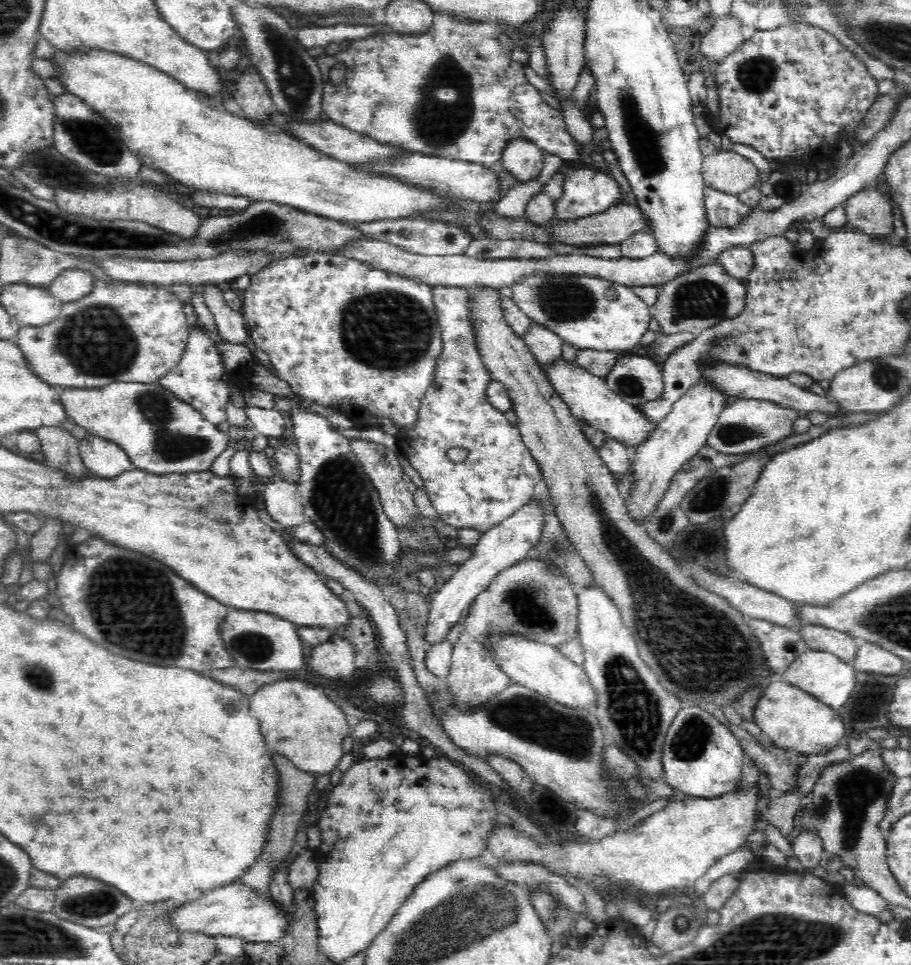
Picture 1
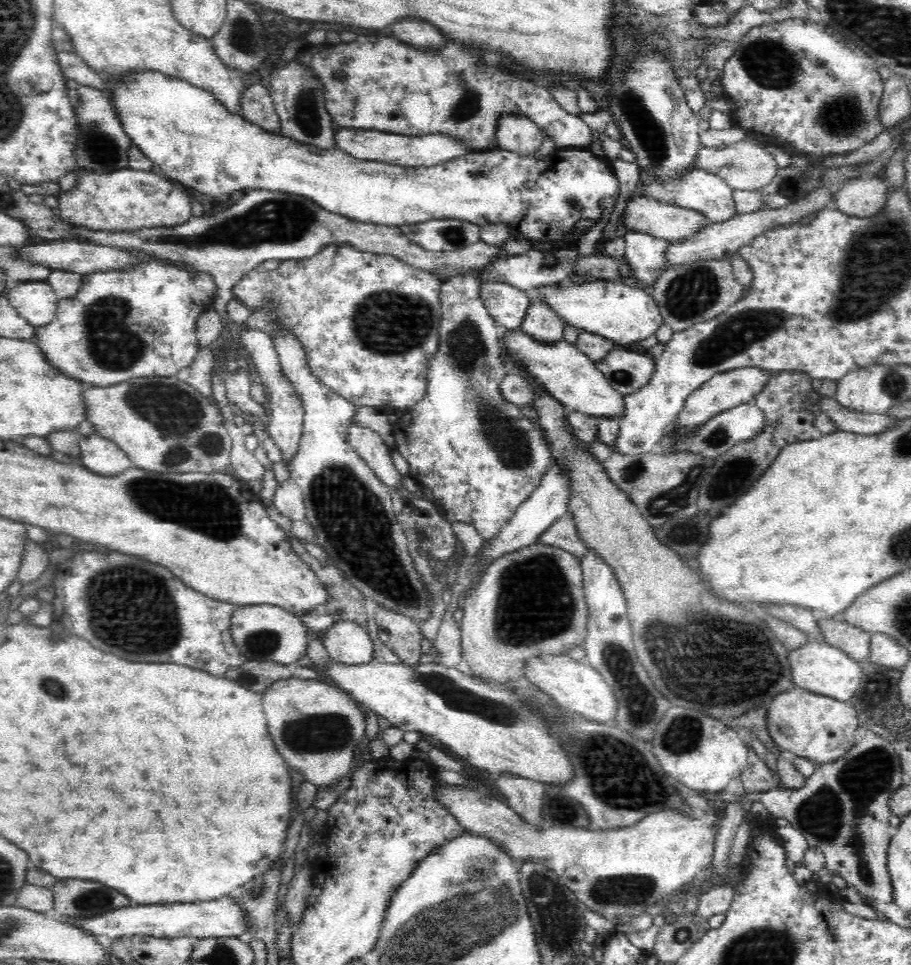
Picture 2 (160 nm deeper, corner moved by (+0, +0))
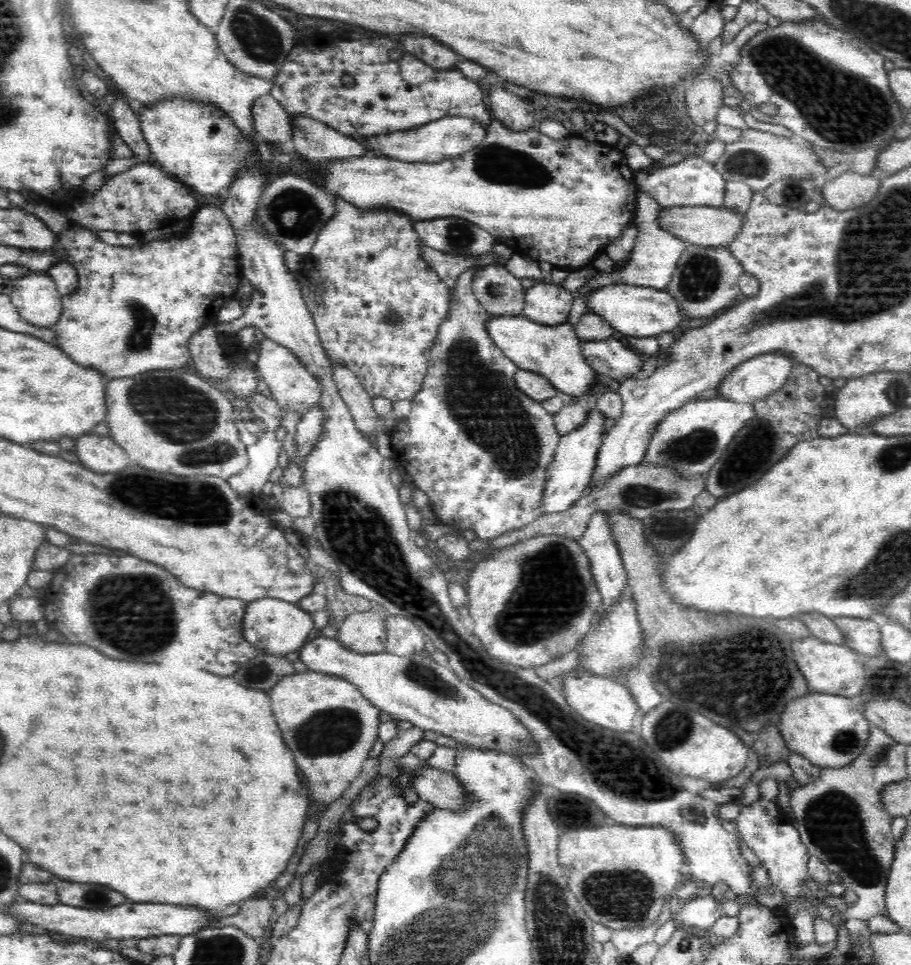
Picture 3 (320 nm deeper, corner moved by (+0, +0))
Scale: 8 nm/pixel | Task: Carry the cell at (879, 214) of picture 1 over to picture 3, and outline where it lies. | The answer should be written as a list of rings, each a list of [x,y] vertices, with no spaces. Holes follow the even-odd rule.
[[[853,170],[826,181],[820,188],[822,201],[837,211],[855,210],[877,196],[881,182],[873,175],[862,175]]]

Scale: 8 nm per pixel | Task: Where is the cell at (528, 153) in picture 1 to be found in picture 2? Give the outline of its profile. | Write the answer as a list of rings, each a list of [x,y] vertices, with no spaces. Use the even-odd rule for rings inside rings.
[[[508,117],[501,120],[497,132],[497,145],[504,153],[516,157],[534,157],[538,154],[544,140],[539,127],[532,124],[526,117]]]

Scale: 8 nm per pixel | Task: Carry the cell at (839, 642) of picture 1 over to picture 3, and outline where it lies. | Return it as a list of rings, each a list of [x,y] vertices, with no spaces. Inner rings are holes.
[[[842,617],[832,618],[832,621],[836,622],[847,648],[854,649],[861,656],[874,656],[883,652],[881,633],[874,620]]]

